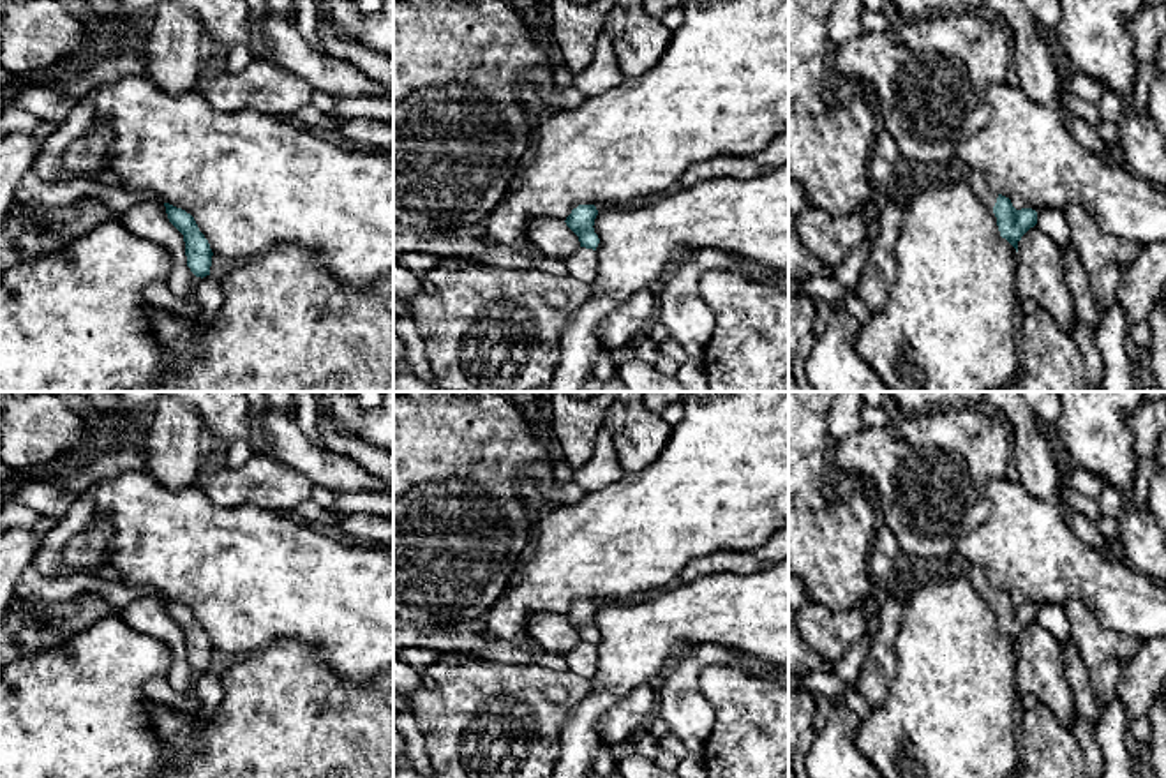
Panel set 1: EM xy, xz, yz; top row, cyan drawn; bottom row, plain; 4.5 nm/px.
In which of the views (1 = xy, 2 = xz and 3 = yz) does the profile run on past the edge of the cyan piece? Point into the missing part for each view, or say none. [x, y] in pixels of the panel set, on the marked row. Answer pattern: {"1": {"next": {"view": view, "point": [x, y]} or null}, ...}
{"1": {"next": null}, "2": {"next": null}, "3": {"next": {"view": "yz", "point": [953, 172]}}}

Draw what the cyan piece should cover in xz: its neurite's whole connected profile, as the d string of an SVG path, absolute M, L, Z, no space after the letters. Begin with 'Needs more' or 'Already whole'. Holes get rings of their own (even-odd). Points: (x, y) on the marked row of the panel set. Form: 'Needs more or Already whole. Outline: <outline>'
Already whole. Outline: M579 205L566 217L566 226L579 236L580 247L596 251L600 238L594 233L594 219L598 210L594 205Z

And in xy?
Already whole. Outline: M164 203L169 222L183 235L187 266L196 277L210 275L212 249L194 217L182 208Z

